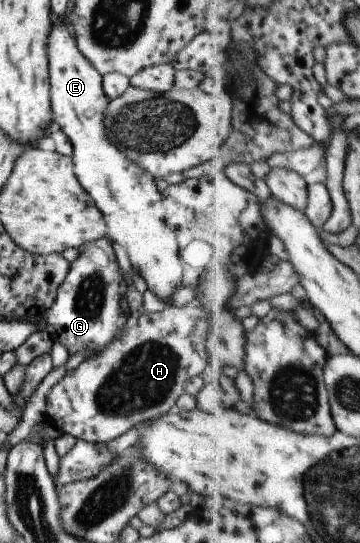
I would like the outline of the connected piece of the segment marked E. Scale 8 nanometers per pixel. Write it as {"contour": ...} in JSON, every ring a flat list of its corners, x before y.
{"contour":[[56,18,52,20,47,33,50,109,52,121,71,145,72,173,103,215,107,239,125,249,131,268,137,269,135,273,143,278,147,290,169,305,169,297,181,286,182,268,175,235,163,221,160,192,149,173,131,163,107,141,103,117,108,100,101,89,102,77,79,53,65,23]]}

